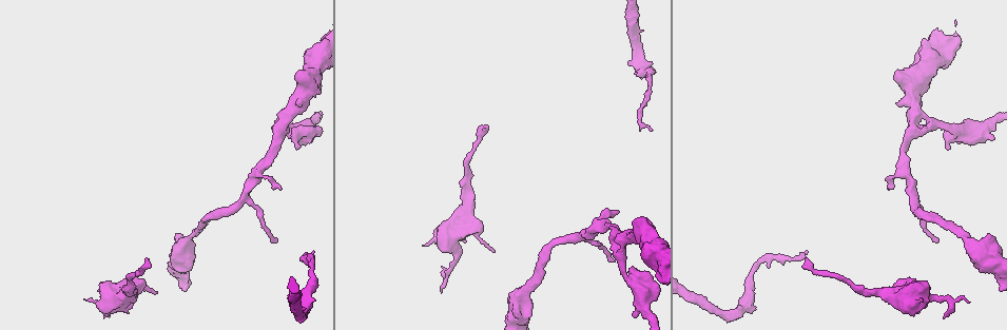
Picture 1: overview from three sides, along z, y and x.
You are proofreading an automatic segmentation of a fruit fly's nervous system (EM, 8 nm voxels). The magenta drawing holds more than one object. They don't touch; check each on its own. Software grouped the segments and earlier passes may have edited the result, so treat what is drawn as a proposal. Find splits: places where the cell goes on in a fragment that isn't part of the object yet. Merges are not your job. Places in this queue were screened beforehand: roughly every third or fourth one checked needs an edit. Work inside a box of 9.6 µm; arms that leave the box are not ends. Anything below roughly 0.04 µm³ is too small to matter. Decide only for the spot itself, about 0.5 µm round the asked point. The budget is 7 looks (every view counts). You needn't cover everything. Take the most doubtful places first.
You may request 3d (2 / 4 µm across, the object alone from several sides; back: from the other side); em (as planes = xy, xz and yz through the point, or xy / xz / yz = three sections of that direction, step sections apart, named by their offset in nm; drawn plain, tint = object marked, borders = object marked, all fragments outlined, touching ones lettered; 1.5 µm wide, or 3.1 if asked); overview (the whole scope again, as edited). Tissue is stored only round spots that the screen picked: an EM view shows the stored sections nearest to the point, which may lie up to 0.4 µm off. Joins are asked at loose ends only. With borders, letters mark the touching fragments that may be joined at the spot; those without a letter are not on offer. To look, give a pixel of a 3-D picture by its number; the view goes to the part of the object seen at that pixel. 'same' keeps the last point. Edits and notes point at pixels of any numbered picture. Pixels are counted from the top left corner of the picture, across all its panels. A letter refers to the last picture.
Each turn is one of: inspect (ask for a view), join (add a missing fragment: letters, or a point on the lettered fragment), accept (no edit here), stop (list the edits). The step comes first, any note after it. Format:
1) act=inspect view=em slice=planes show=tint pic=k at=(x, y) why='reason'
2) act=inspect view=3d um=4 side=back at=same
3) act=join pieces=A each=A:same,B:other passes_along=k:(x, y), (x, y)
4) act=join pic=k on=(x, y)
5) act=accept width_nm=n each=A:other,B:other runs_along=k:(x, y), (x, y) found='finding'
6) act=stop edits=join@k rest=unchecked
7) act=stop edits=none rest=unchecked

act=inspect view=3d um=4 pic=1 at=(282, 189) why='free end'

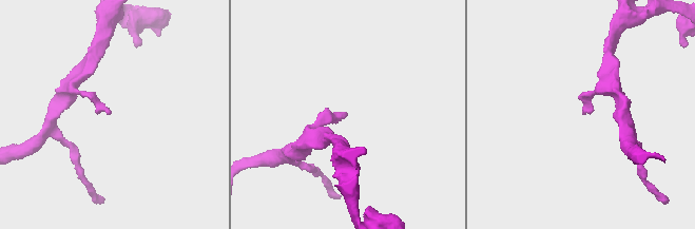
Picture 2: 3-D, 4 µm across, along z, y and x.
act=inspect view=em slice=xy step=8 show=borders pic=2 at=(344, 112)

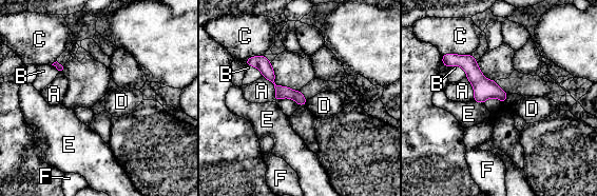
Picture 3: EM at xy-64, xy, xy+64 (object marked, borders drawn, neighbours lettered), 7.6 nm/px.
act=inspect view=em slice=planes show=borders at=same why='another direction'

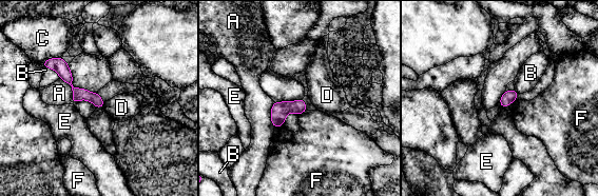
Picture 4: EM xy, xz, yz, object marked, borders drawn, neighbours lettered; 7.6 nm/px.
act=accept width_nm=100 each=A:other,B:other,C:other,D:other,E:other,F:other runs_along=4:(46, 64), (100, 104) found='no lettered fragment goes on from it'

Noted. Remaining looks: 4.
act=inspect view=em slice=xz step=4 show=borders pic=1 at=(486, 125) why='branch stops here'

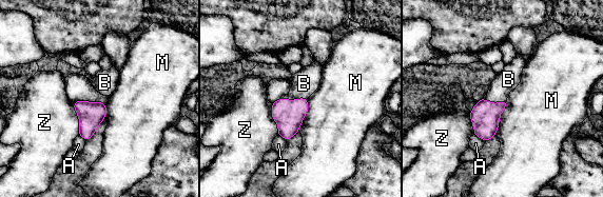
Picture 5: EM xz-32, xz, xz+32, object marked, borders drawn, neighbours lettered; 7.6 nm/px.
act=inspect view=em slice=planes show=borders at=same

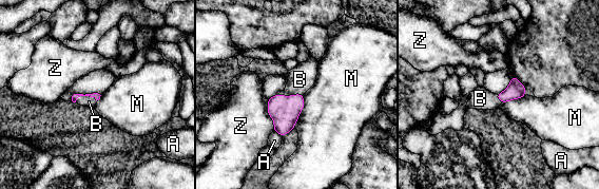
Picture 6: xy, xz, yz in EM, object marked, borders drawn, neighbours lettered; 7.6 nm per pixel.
act=join pieces=B longest_contact=M:260nm each=A:other,B:same,M:other,Z:other passes_along=6:(95, 95), (85, 95), (89, 101) found='the cell continues'

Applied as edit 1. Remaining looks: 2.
act=stop edits=join@6 rest=unchecked

